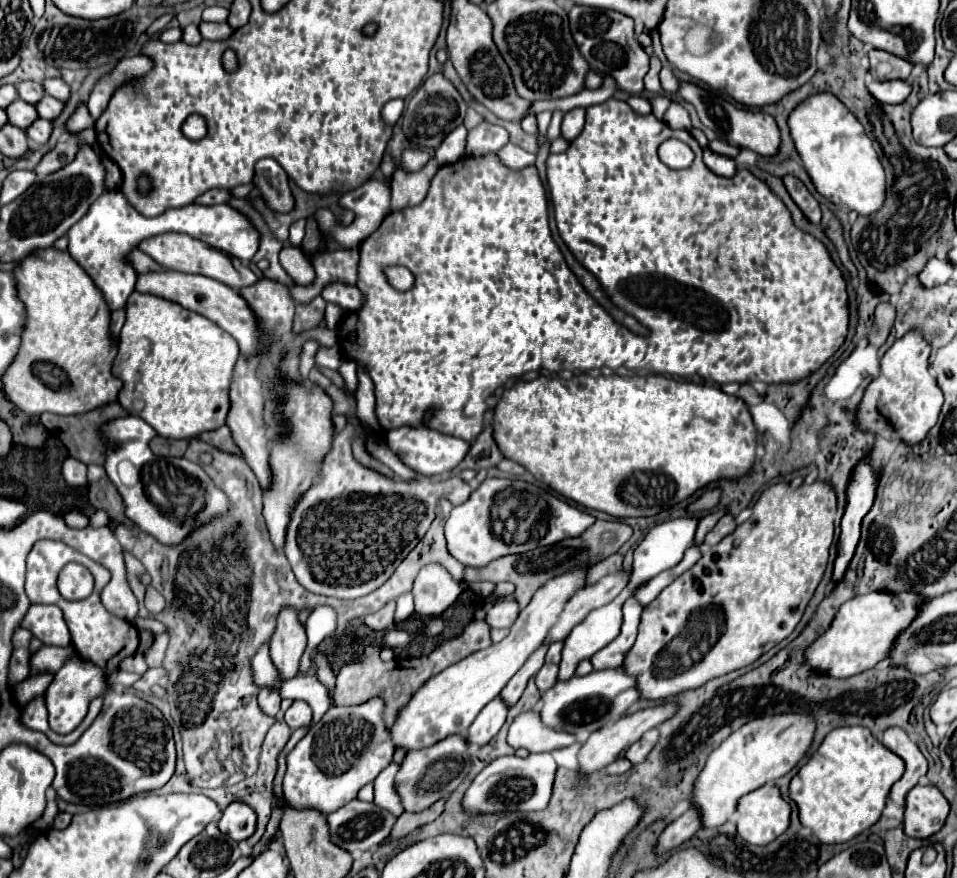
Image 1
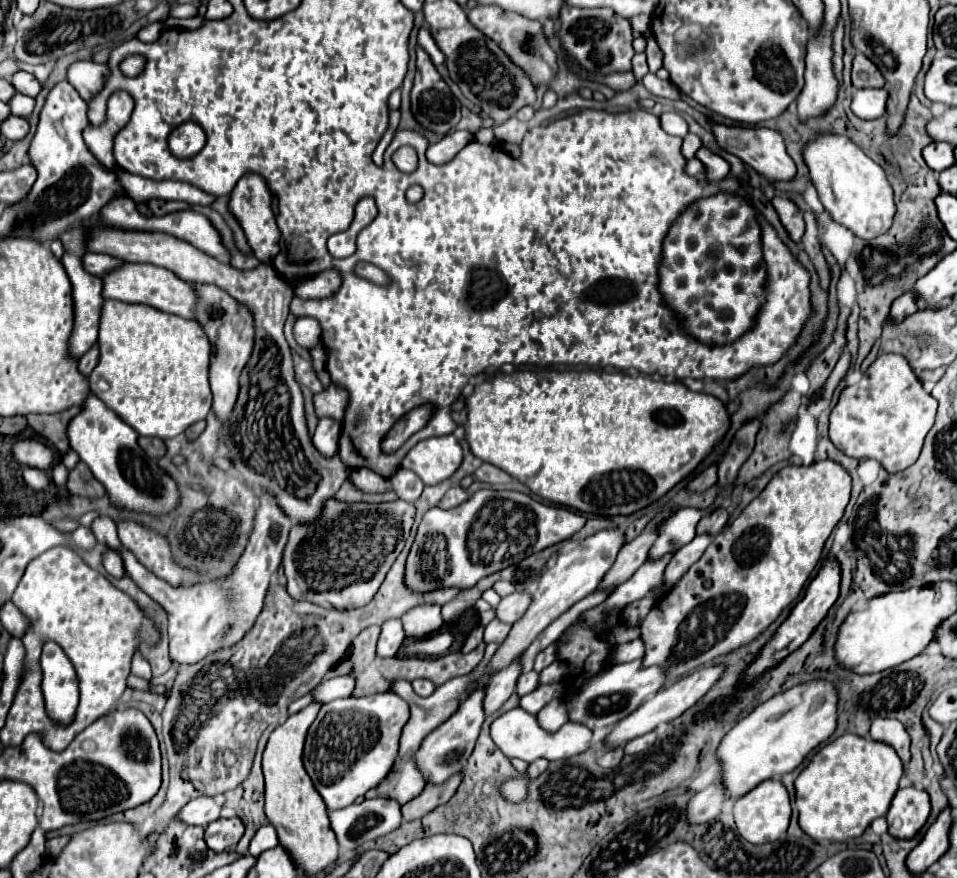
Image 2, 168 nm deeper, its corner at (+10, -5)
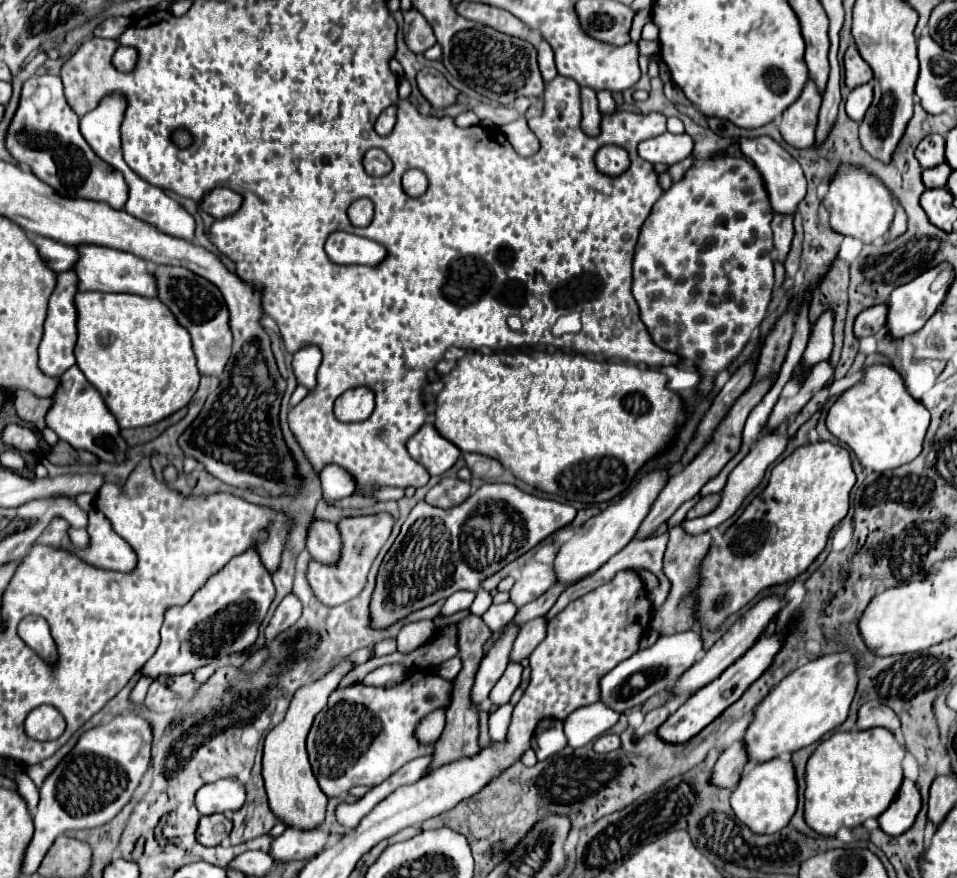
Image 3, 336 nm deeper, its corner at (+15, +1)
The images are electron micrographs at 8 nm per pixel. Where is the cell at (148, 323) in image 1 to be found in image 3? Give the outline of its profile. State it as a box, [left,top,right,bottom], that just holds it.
[75,292,199,428]

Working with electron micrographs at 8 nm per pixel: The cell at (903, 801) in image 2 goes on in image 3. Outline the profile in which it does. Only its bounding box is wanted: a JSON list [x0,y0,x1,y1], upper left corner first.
[877,778,921,836]

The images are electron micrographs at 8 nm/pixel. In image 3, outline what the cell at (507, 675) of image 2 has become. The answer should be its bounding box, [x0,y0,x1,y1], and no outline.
[511,616,547,662]

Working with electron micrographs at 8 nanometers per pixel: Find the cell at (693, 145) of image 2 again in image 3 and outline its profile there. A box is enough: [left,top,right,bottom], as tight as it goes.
[639,134,693,164]

